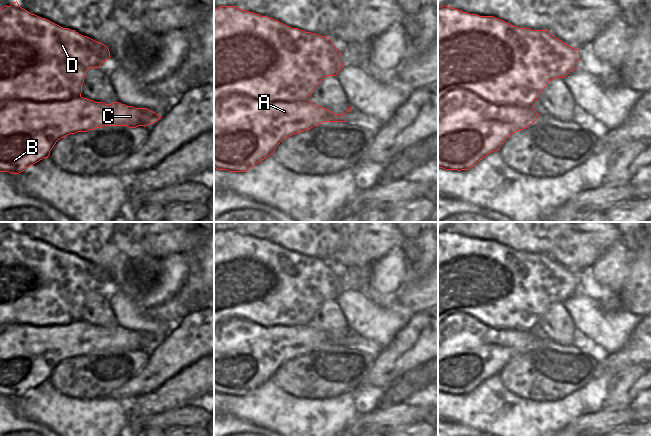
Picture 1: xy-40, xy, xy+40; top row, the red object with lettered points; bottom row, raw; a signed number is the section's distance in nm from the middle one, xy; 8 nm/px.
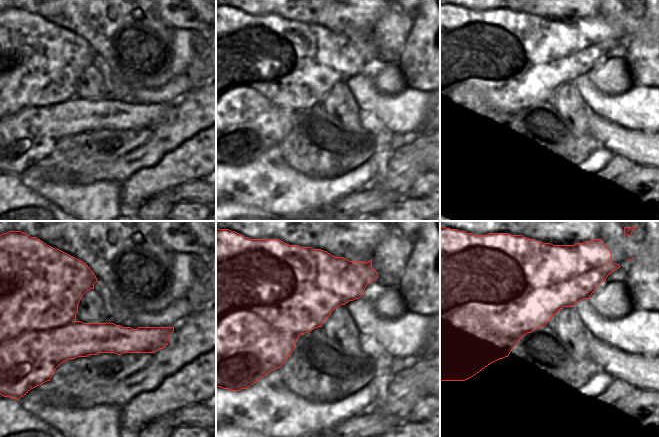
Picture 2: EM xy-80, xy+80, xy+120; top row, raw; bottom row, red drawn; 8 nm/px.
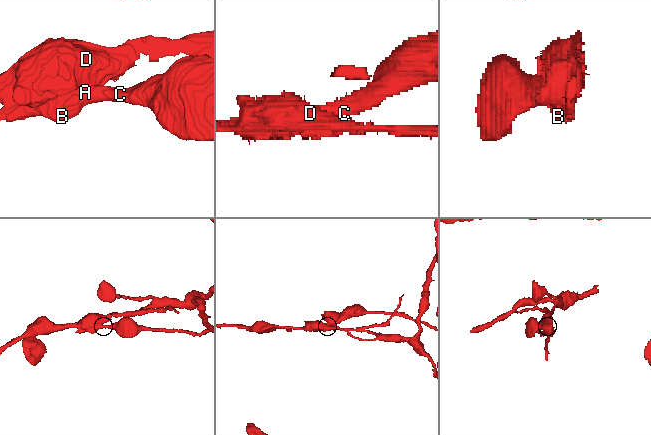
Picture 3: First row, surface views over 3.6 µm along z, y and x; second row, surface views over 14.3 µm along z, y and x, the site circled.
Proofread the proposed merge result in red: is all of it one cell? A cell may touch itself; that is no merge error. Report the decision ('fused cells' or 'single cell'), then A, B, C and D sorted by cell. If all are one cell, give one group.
fused cells | A B C / D

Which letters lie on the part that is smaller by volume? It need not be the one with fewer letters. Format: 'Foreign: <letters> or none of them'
Foreign: A, B, C

